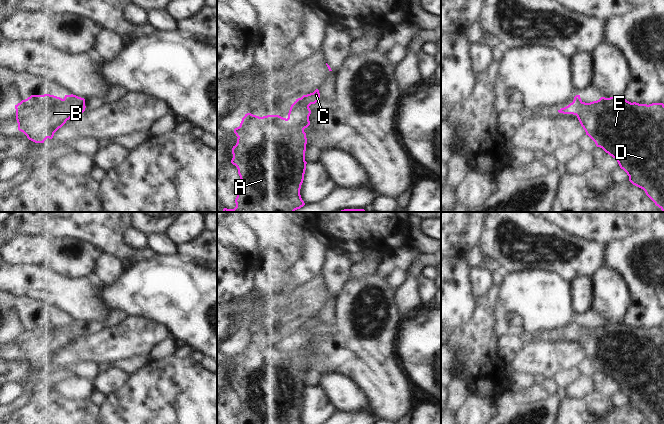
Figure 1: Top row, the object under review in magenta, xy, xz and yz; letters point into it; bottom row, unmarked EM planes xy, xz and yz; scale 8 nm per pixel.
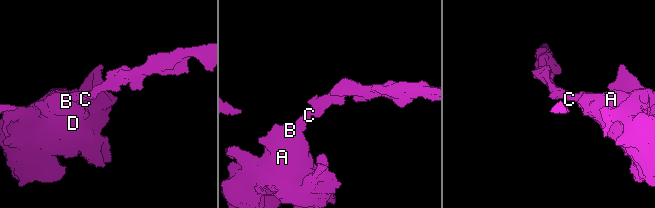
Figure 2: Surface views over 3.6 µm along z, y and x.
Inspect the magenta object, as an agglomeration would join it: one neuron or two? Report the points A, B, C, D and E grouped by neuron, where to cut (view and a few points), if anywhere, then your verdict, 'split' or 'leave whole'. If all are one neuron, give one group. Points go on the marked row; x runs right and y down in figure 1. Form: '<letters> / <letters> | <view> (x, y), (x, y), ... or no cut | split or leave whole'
A B C D E | no cut | leave whole

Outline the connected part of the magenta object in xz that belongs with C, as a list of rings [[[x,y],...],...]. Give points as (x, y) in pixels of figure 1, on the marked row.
[[[319,90],[303,95],[291,105],[288,118],[279,115],[259,117],[251,113],[245,114],[240,126],[234,129],[237,143],[232,148],[233,158],[231,163],[238,169],[241,179],[240,188],[235,199],[234,209],[224,208],[223,212],[294,212],[305,205],[300,195],[301,185],[306,170],[305,151],[307,138],[304,129],[310,125],[309,106],[315,104],[320,98]]]

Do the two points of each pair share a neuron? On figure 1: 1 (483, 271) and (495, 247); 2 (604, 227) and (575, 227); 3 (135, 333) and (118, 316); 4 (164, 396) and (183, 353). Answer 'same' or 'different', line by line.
1: different
2: same
3: different
4: different

